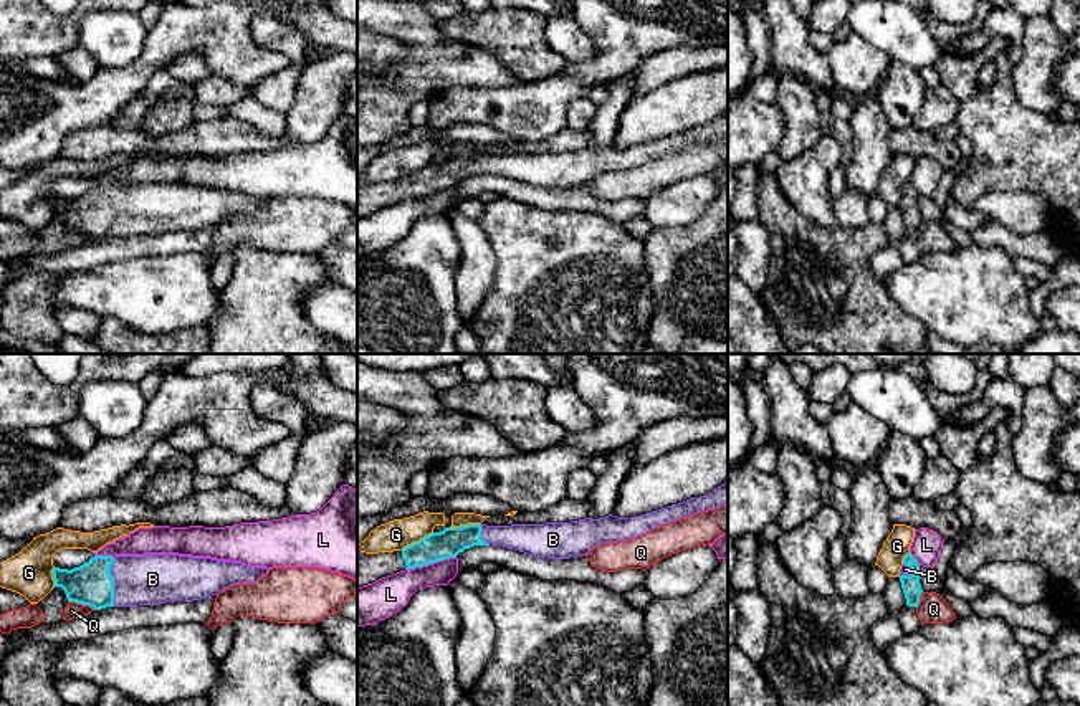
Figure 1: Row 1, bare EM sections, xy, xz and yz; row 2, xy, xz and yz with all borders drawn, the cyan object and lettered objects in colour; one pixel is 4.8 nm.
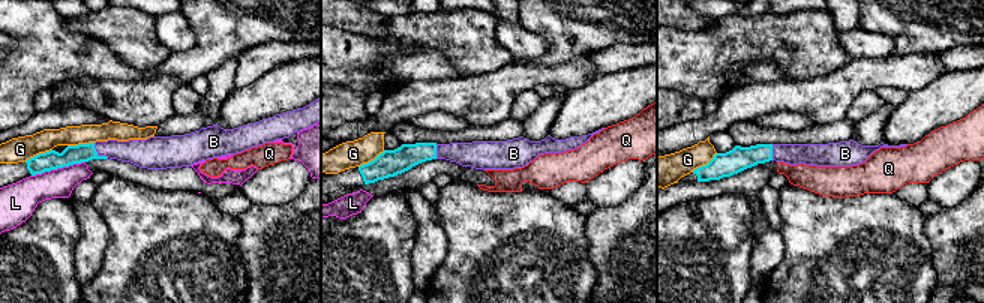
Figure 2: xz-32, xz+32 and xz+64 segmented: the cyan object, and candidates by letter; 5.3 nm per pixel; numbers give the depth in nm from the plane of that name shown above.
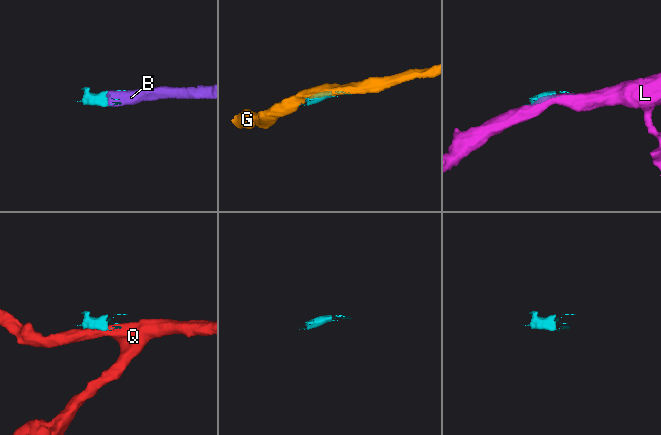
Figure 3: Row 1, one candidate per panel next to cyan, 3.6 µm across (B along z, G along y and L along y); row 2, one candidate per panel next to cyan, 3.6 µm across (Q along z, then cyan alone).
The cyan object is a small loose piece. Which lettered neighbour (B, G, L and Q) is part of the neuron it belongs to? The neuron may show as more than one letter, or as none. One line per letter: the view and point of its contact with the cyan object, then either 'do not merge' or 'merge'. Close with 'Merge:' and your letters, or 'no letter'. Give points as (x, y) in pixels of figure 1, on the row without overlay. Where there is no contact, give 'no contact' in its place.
B: xy (113, 212) | merge
G: xz (415, 172) | do not merge
L: xz (430, 192) | do not merge
Q: xy (81, 233) | do not merge
Merge: B

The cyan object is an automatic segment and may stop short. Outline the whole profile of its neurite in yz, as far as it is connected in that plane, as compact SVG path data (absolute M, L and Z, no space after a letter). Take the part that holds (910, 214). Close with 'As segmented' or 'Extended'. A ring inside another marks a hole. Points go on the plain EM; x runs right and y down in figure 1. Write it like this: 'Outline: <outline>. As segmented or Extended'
Outline: M910 182L903 187L903 195L898 207L906 228L906 235L918 236L920 225L923 222L920 213L920 193Z. Extended

